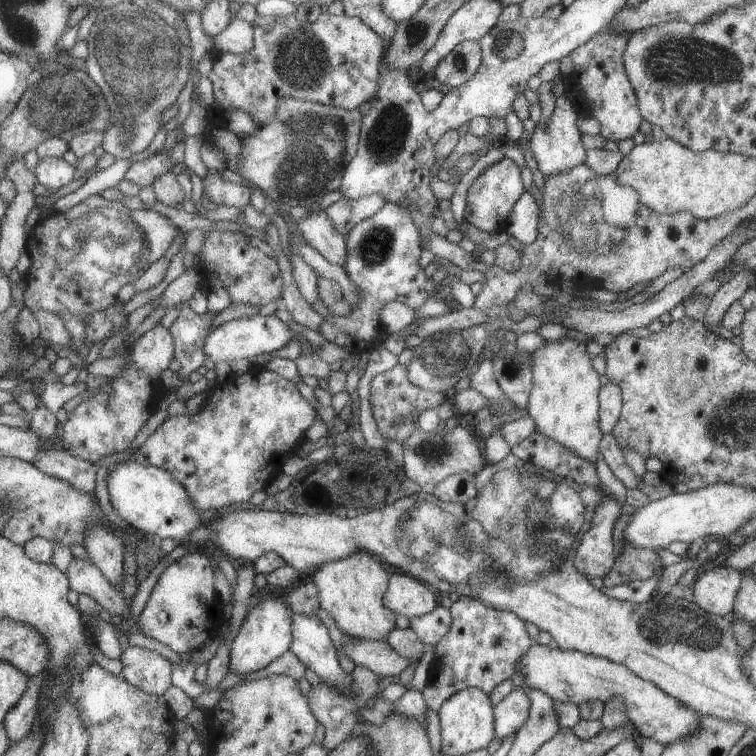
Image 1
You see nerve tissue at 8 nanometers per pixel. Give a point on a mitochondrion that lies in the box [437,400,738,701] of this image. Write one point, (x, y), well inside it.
(673, 627)

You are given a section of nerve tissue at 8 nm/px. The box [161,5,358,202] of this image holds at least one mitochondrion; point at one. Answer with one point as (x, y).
(296, 56)

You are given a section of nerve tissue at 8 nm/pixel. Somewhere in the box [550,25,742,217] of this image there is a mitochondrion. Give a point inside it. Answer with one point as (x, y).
(668, 60)

